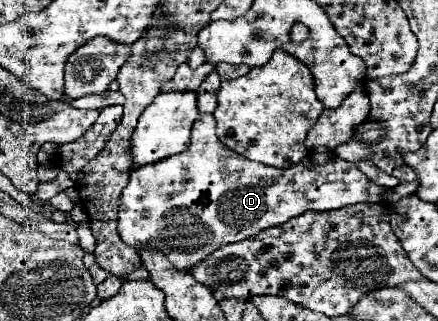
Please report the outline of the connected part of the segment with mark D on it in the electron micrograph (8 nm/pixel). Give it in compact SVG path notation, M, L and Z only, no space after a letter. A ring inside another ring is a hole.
M199 113L191 129L191 143L183 153L165 157L161 161L131 171L131 181L123 189L119 201L117 229L123 243L127 243L129 247L137 251L141 251L143 247L161 251L179 271L191 271L197 263L201 263L219 247L243 241L247 237L255 237L259 231L281 225L305 213L307 209L331 211L361 201L377 203L383 191L385 189L371 183L367 175L357 169L357 165L343 161L335 153L309 153L309 157L305 157L301 163L287 169L265 167L263 163L249 161L243 155L237 155L235 151L229 151L229 147L225 147L217 139L213 115Z

